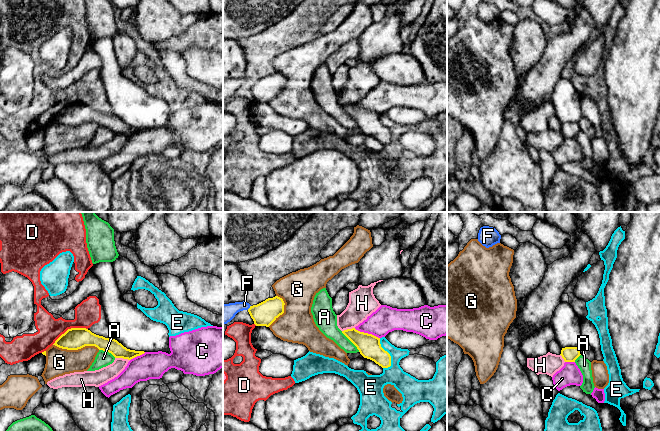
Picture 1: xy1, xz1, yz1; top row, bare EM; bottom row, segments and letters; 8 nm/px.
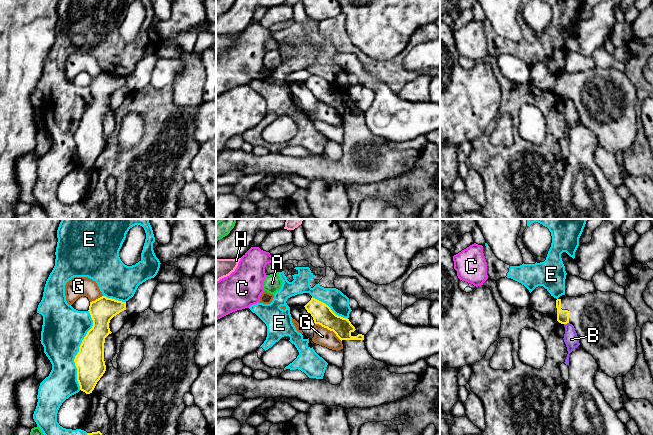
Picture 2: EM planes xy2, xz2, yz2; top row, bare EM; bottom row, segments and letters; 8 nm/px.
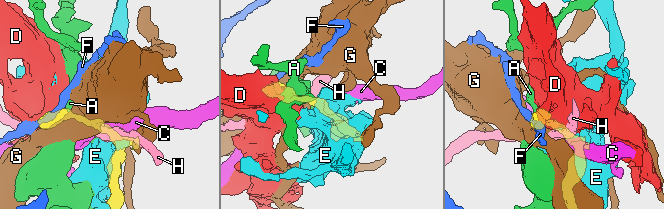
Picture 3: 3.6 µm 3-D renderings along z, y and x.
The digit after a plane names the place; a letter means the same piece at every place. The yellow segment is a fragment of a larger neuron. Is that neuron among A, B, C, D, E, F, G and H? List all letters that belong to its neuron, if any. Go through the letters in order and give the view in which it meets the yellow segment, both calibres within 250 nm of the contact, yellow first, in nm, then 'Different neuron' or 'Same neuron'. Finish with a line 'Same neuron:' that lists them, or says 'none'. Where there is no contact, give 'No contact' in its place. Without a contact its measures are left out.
A: Touches yellow in xz1. Thickness 180 nm (yellow) against 180 nm. Different neuron
B: Touches yellow in yz2. Thickness 100 nm (yellow) against 120 nm. Different neuron
C: Touches yellow in xz1. Thickness 180 nm (yellow) against 220 nm. Different neuron
D: Touches yellow in xy1. Thickness 180 nm (yellow) against 200 nm. Different neuron
E: Touches yellow in xy2. Thickness 240 nm (yellow) against 340 nm. Different neuron
F: Touches yellow in xz1. Thickness 190 nm (yellow) against 160 nm. Different neuron
G: Touches yellow in xy1. Thickness 180 nm (yellow) against 220 nm. Different neuron
H: Touches yellow in xy1. Thickness 120 nm (yellow) against 130 nm. Different neuron
Same neuron: none

